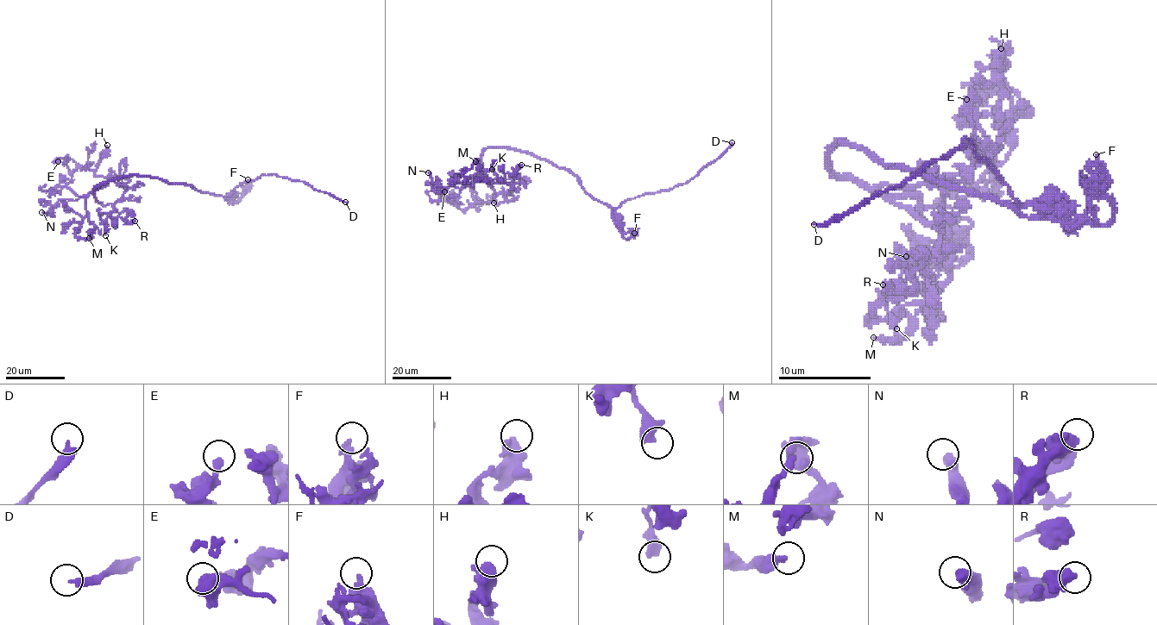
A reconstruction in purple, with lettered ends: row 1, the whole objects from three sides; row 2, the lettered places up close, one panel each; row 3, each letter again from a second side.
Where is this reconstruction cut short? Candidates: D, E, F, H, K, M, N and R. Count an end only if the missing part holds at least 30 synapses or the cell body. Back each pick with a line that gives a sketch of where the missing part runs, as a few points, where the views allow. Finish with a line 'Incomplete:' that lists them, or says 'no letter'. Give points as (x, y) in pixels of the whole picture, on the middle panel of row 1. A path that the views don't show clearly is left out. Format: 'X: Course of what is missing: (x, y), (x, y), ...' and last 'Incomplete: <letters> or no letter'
D: Course of what is missing: (732, 142), (762, 115), (765, 102)
Incomplete: D

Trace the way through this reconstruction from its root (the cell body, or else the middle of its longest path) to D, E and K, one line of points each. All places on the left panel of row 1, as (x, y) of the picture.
D: (177, 184), (226, 196), (244, 182), (274, 174), (306, 182), (345, 202)
E: (177, 184), (128, 176), (103, 182), (95, 190), (106, 186), (107, 180), (72, 159), (58, 159), (58, 161)
K: (177, 184), (137, 176), (103, 182), (96, 187), (94, 197), (112, 208), (107, 218), (105, 235)

